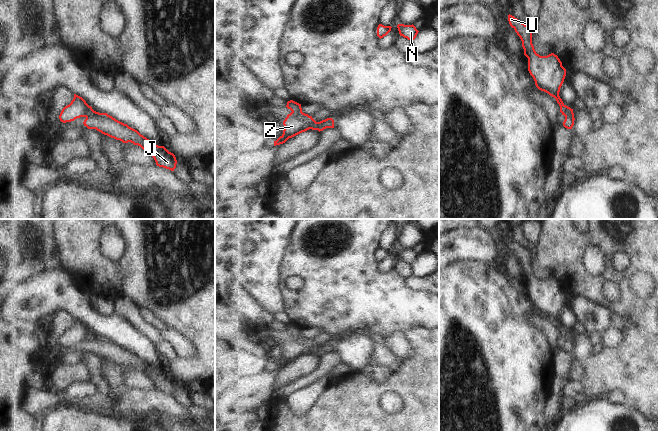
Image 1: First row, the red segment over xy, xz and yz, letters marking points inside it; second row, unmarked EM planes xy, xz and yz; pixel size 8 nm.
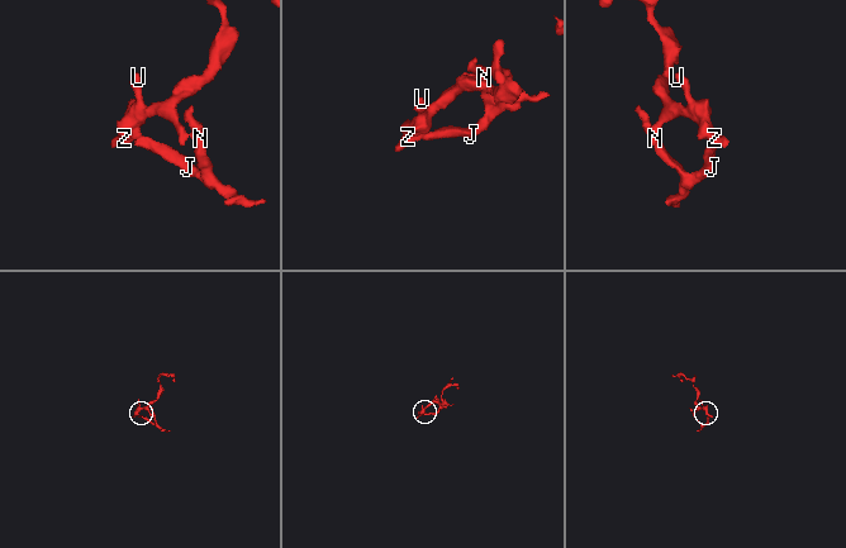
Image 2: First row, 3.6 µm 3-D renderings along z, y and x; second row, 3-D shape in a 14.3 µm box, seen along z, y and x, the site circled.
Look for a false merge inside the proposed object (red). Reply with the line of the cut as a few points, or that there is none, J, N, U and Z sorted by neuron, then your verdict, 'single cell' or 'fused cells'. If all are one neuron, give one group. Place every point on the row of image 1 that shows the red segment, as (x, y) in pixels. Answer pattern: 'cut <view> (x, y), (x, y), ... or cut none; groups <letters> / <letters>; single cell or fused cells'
cut xy (94, 111), (86, 117); groups J N / U Z; fused cells

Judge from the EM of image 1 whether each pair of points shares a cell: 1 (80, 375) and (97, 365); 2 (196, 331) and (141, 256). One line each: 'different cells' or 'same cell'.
1: different cells
2: same cell

